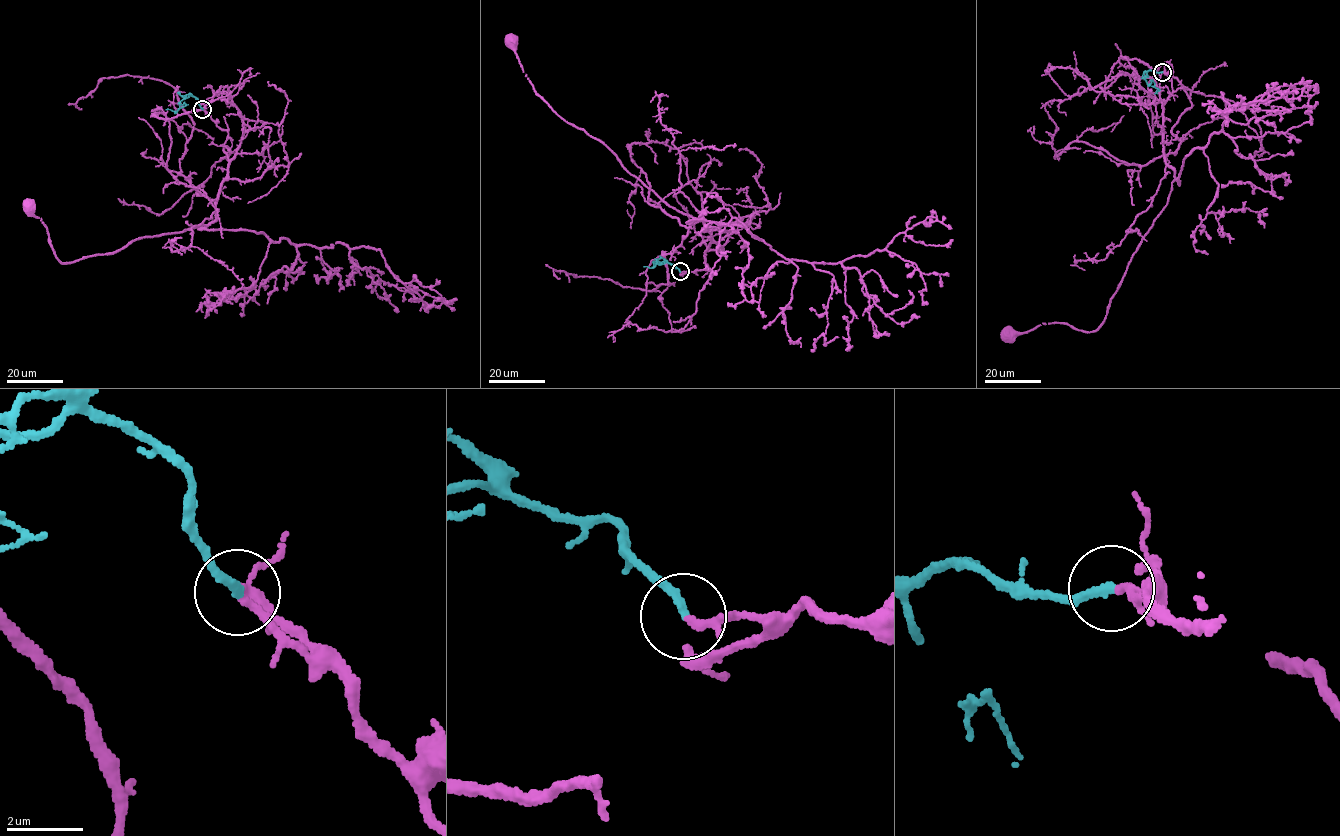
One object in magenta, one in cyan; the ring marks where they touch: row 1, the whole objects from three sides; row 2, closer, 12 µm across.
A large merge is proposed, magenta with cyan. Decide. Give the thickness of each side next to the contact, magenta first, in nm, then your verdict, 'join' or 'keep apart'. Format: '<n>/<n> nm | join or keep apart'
160/240 nm | join

